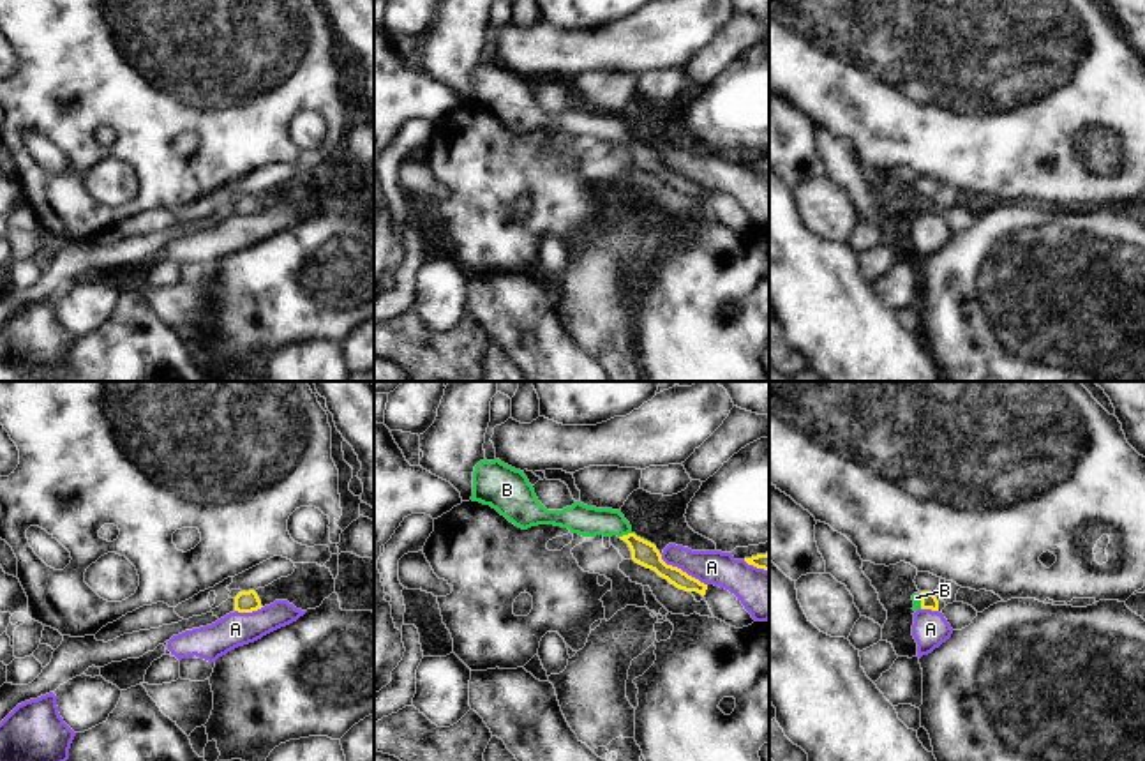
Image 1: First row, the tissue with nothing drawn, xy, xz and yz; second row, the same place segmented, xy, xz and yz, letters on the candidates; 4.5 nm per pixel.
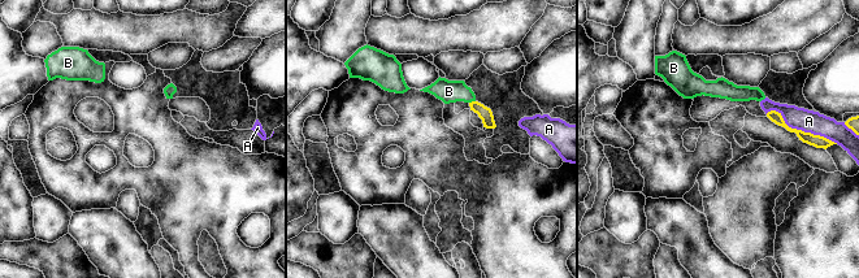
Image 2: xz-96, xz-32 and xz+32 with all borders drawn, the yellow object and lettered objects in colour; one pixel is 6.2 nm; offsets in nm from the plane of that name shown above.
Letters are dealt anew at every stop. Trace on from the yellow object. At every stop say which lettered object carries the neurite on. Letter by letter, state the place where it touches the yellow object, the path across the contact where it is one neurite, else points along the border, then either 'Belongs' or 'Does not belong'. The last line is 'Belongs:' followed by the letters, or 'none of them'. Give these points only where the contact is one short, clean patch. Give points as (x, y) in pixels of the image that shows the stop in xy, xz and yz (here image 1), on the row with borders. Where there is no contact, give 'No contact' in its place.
A: Touches yellow at xz (681, 571). Does not belong
B: Touches yellow at xz (625, 535). Path across: xz (644, 553), (625, 535), (613, 523), (588, 521). Belongs
Belongs: B.

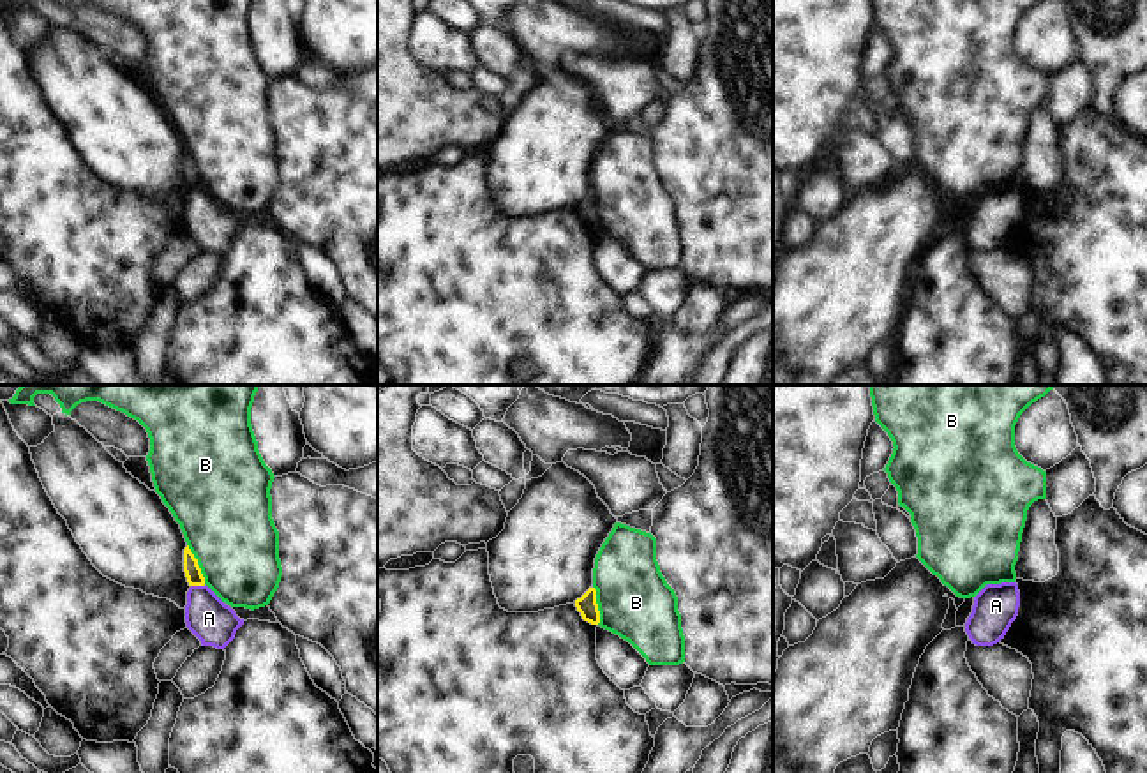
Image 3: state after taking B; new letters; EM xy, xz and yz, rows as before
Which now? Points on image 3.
A: Touches yellow at xy (198, 585). Boundary: xy (205, 585), (191, 586). Does not belong
B: Touches yellow at xy (196, 563). Does not belong
Belongs: none of them.

